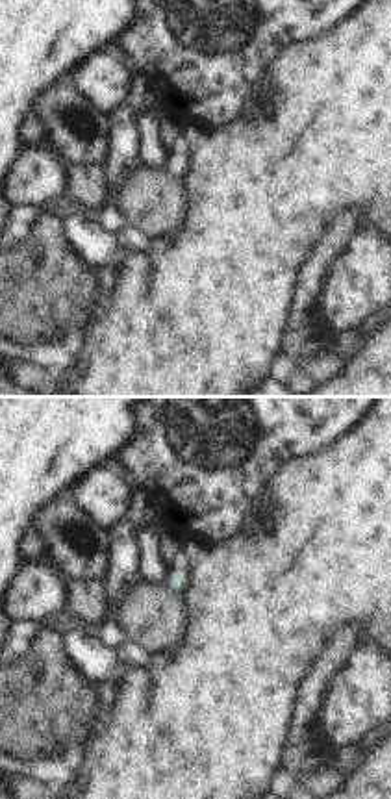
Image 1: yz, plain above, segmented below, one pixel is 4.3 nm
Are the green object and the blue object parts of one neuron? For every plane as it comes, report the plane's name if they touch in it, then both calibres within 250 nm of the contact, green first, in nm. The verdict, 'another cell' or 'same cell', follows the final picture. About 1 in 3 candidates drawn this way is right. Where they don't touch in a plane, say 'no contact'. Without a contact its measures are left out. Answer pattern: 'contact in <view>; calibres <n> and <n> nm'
contact in yz; calibres 50 and 50 nm

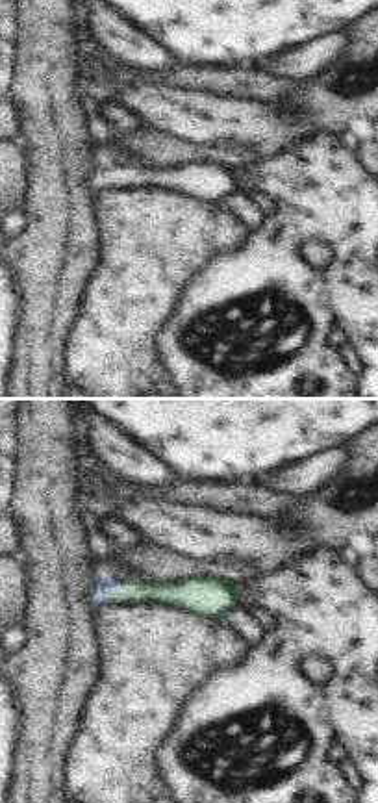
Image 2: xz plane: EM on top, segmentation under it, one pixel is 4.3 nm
contact in xz; calibres 100 and 90 nm

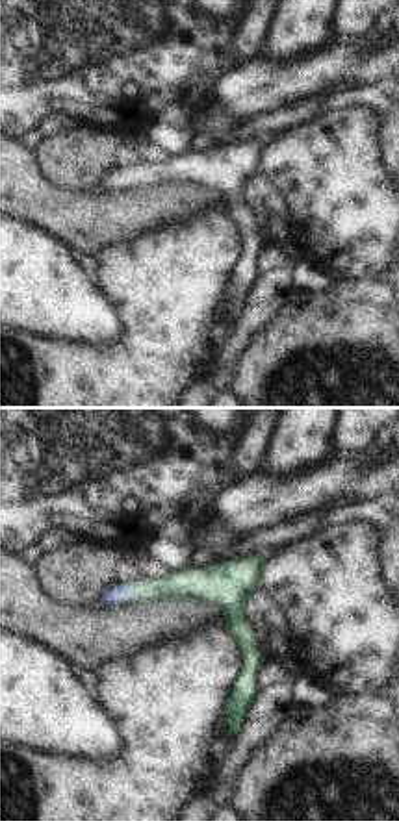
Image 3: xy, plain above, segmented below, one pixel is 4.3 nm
contact in xy; calibres 120 and 80 nm

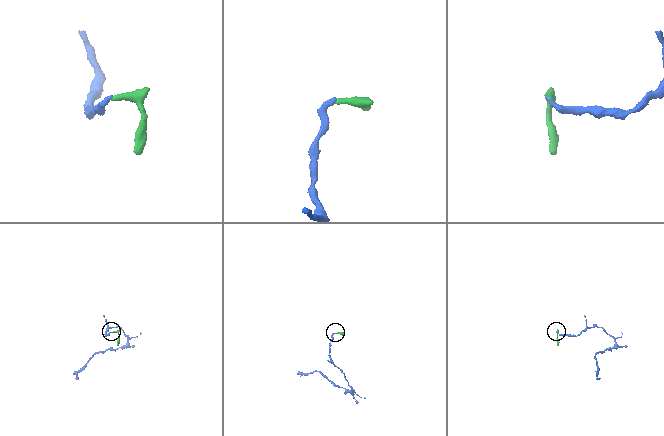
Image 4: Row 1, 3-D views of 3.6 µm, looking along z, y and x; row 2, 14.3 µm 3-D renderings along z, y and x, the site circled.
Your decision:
same cell

